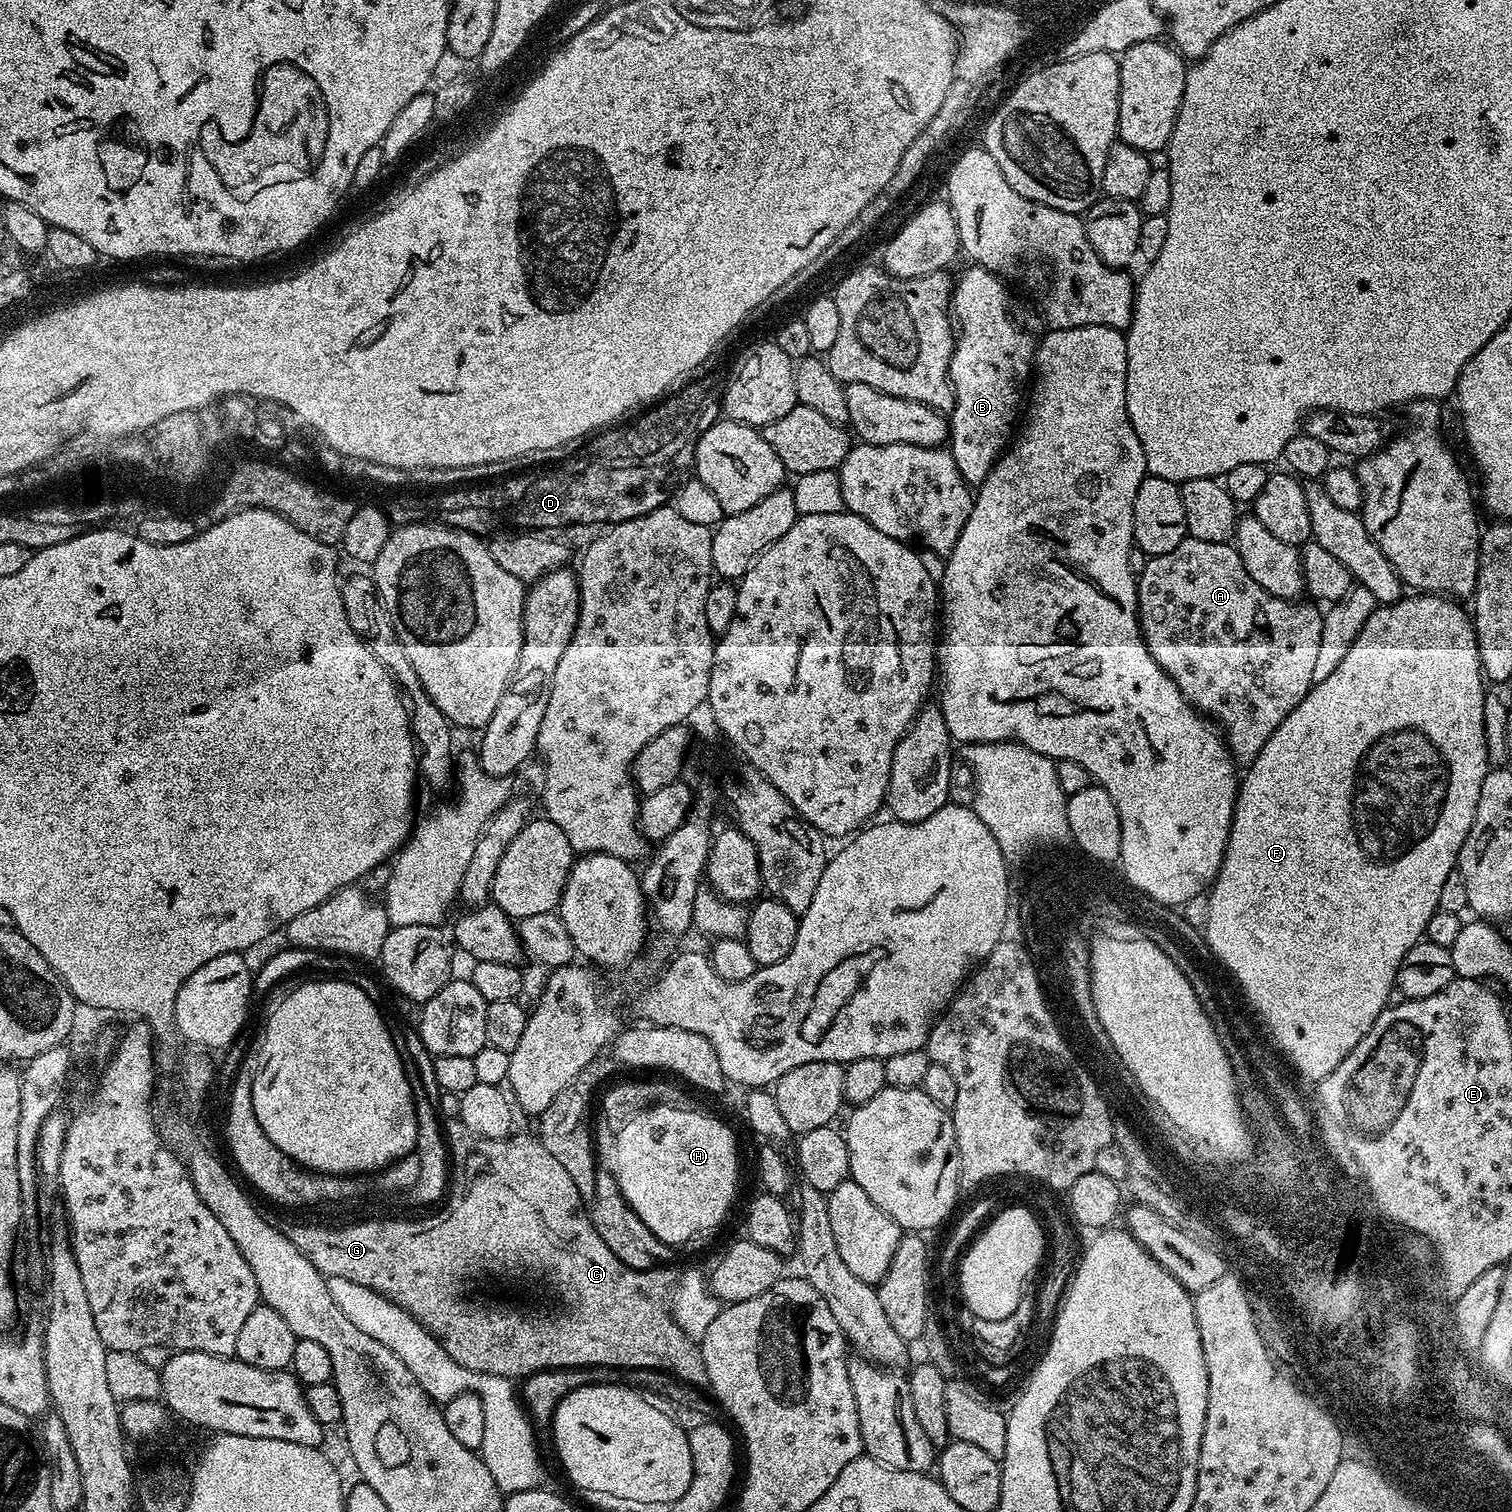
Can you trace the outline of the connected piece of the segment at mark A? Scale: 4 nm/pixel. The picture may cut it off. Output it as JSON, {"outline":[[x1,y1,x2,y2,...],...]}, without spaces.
{"outline":[[1188,536,1182,542,1178,542,1178,546,1174,546,1174,550,1170,550,1170,554,1158,554,1148,559,1144,569,1138,573,1136,589,1138,590,1138,610,1140,611,1140,633,1144,636,1144,641,1154,662,1158,662,1158,666,1162,666,1164,673,1176,683,1178,690,1182,690,1184,697,1191,702,1197,712,1211,718,1219,725,1222,729,1224,743,1228,745,1228,751,1232,753,1232,759,1236,761,1237,765,1252,764,1254,758,1258,758,1262,746,1266,746,1270,734,1274,734,1274,730,1278,730,1278,726,1282,726,1282,722,1288,717,1290,710,1294,710,1294,706,1298,706,1298,702,1302,702,1302,698,1306,698,1306,694,1312,688,1318,646,1322,641,1324,617,1321,609,1316,609,1317,605,1312,602,1300,604,1301,602,1283,600,1262,590,1262,586,1258,586,1258,582,1254,582,1254,578,1250,578,1250,574,1246,574,1246,566,1231,543,1206,542,1193,536]]}

